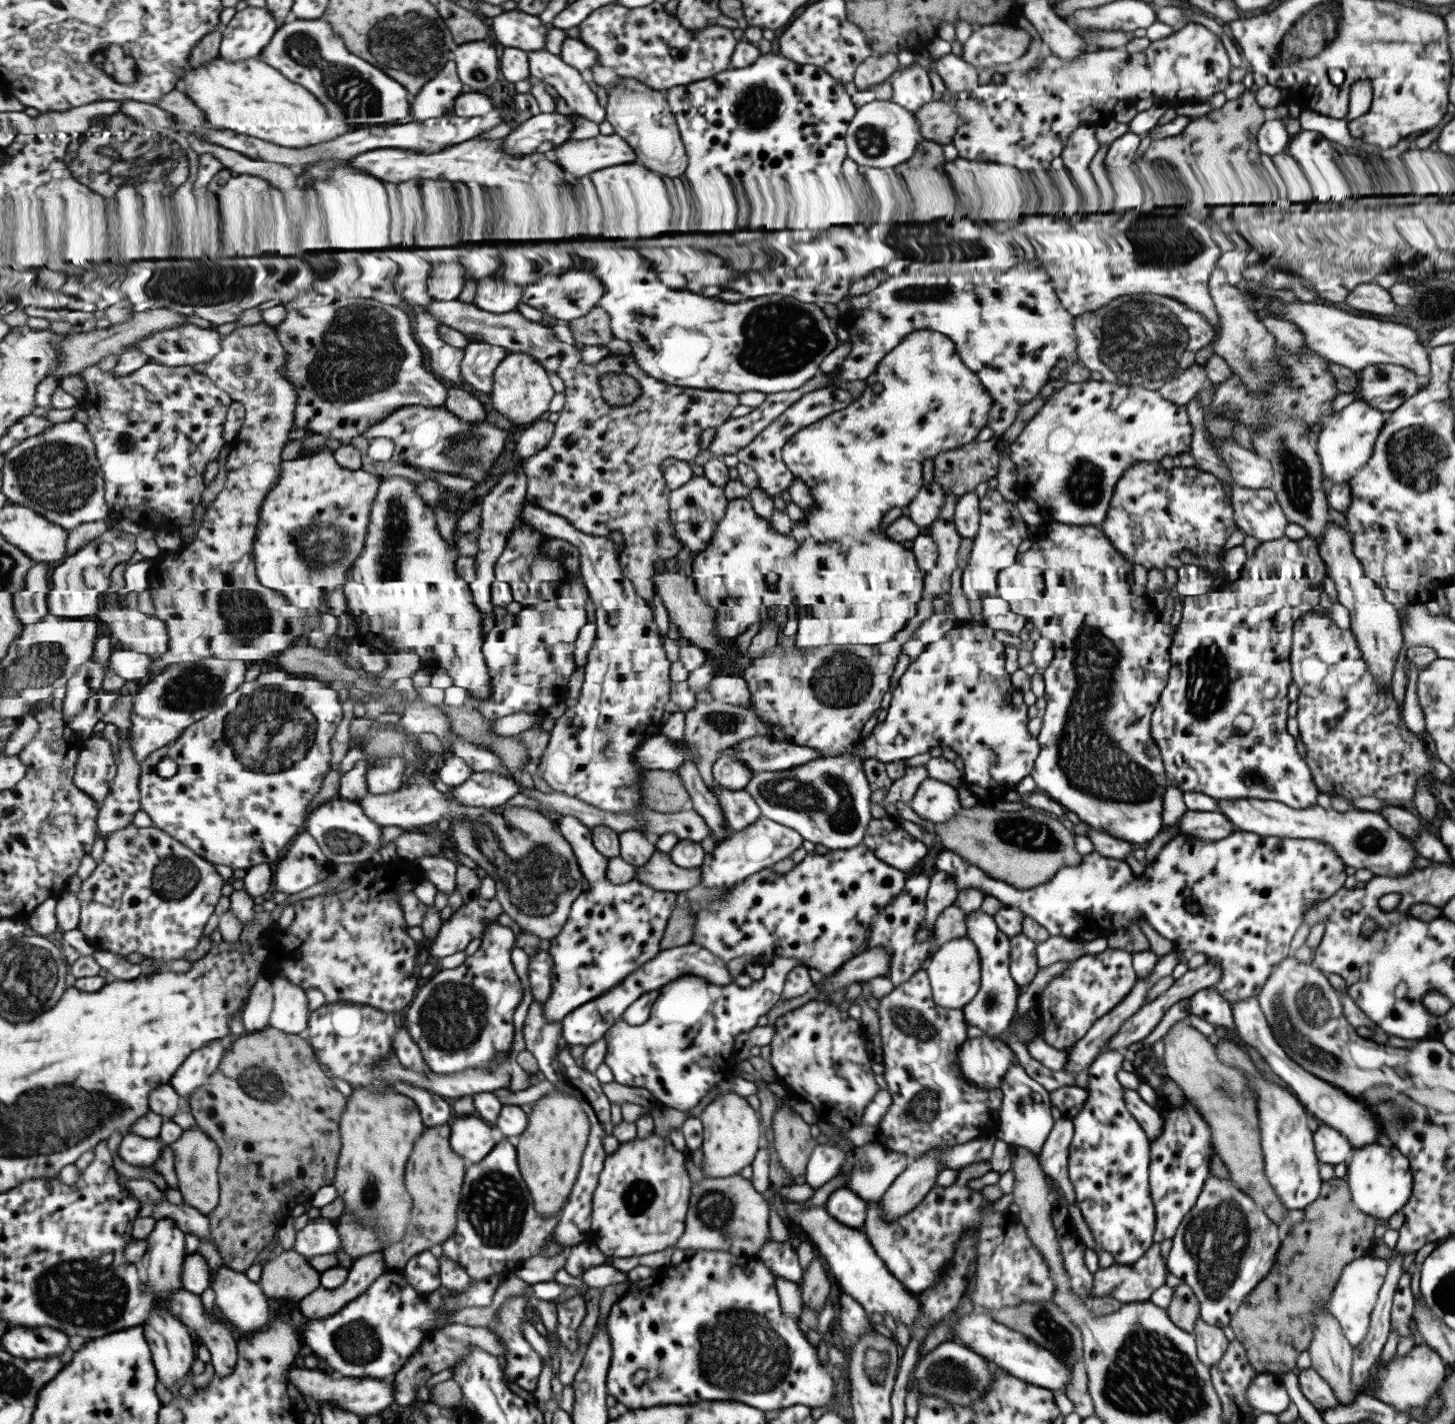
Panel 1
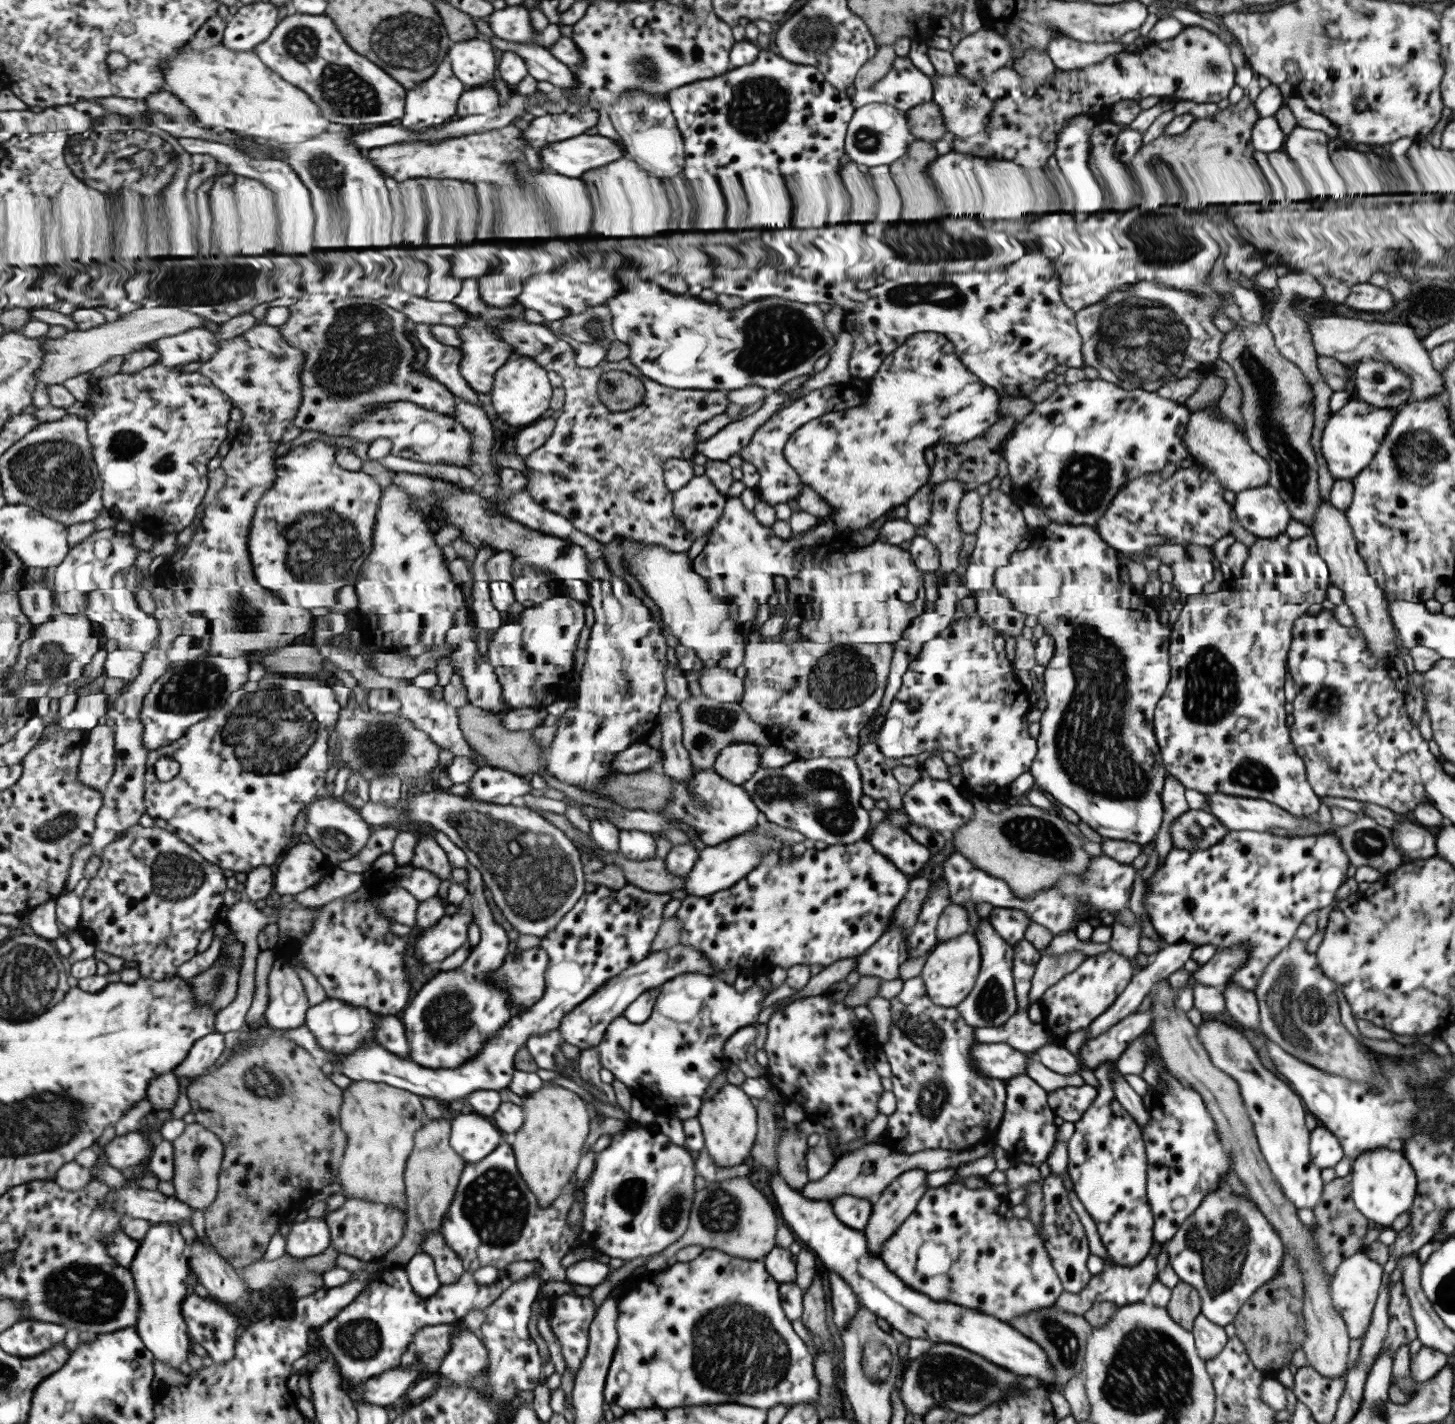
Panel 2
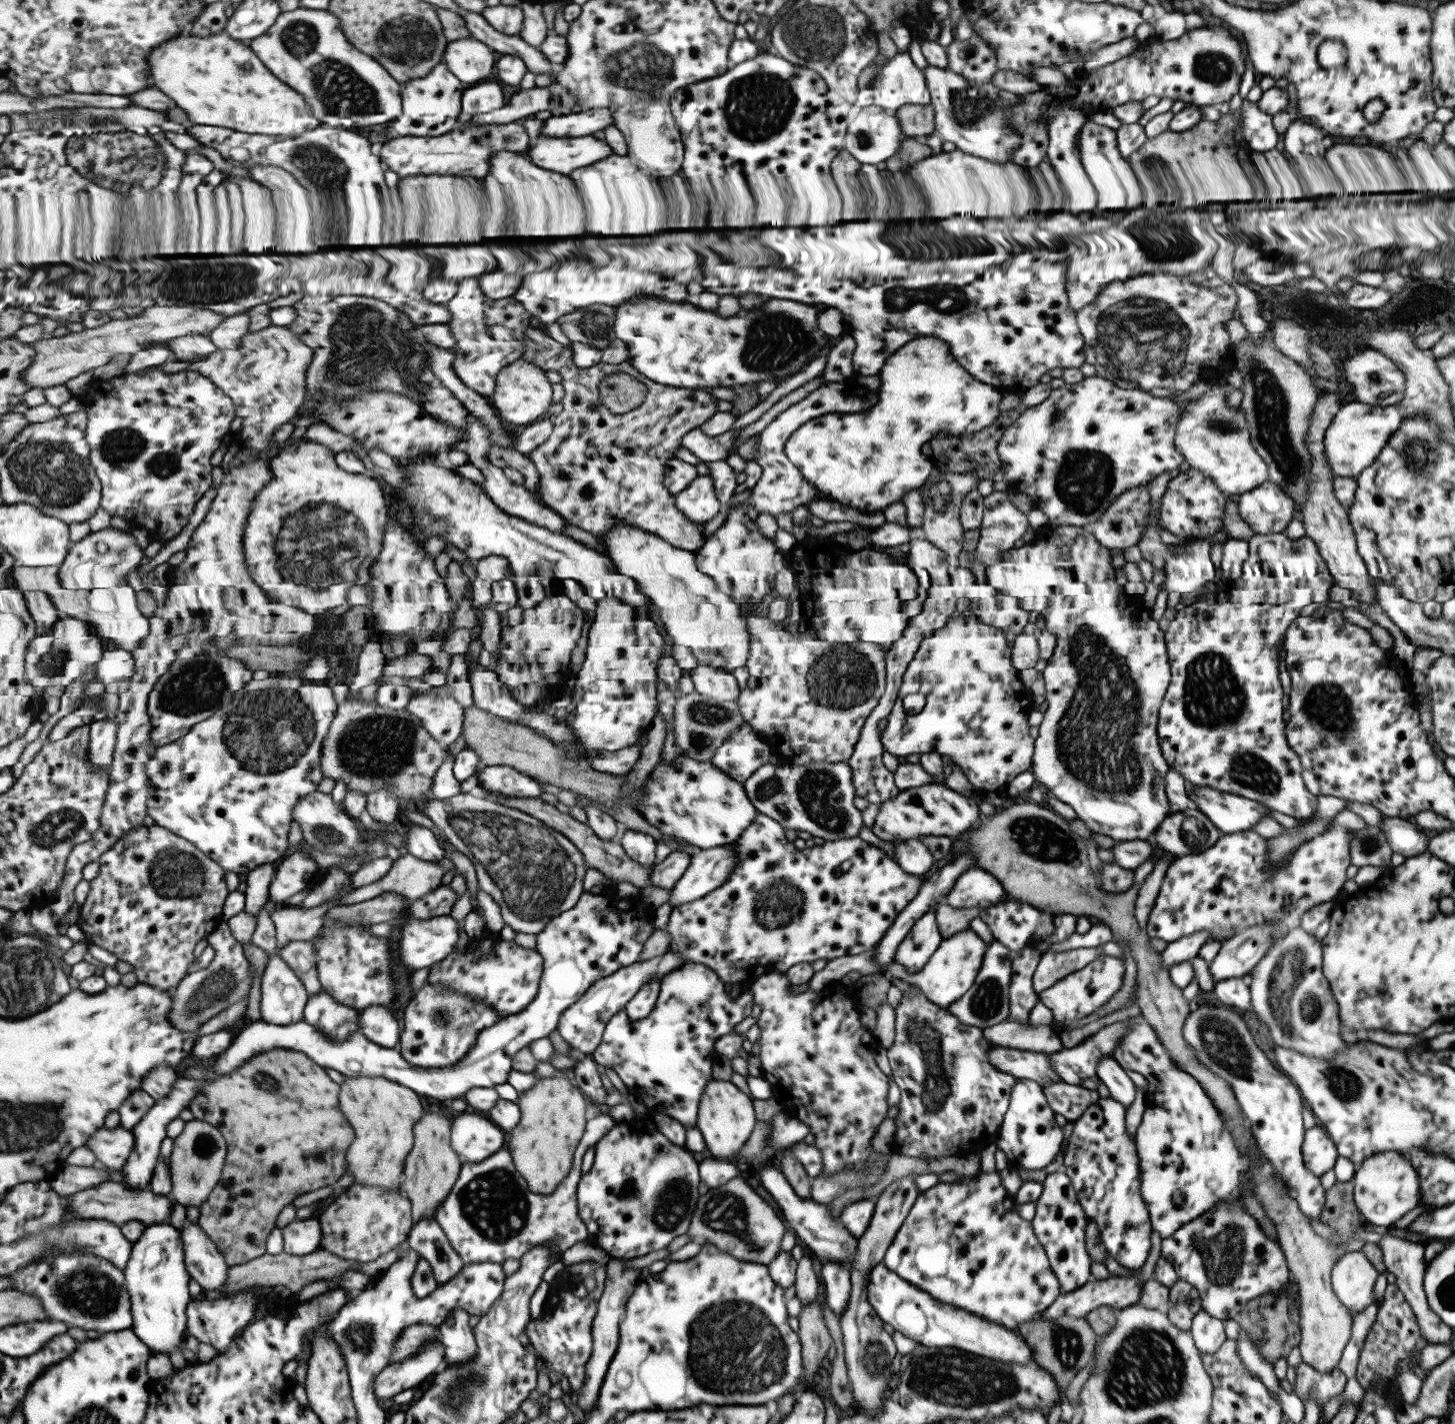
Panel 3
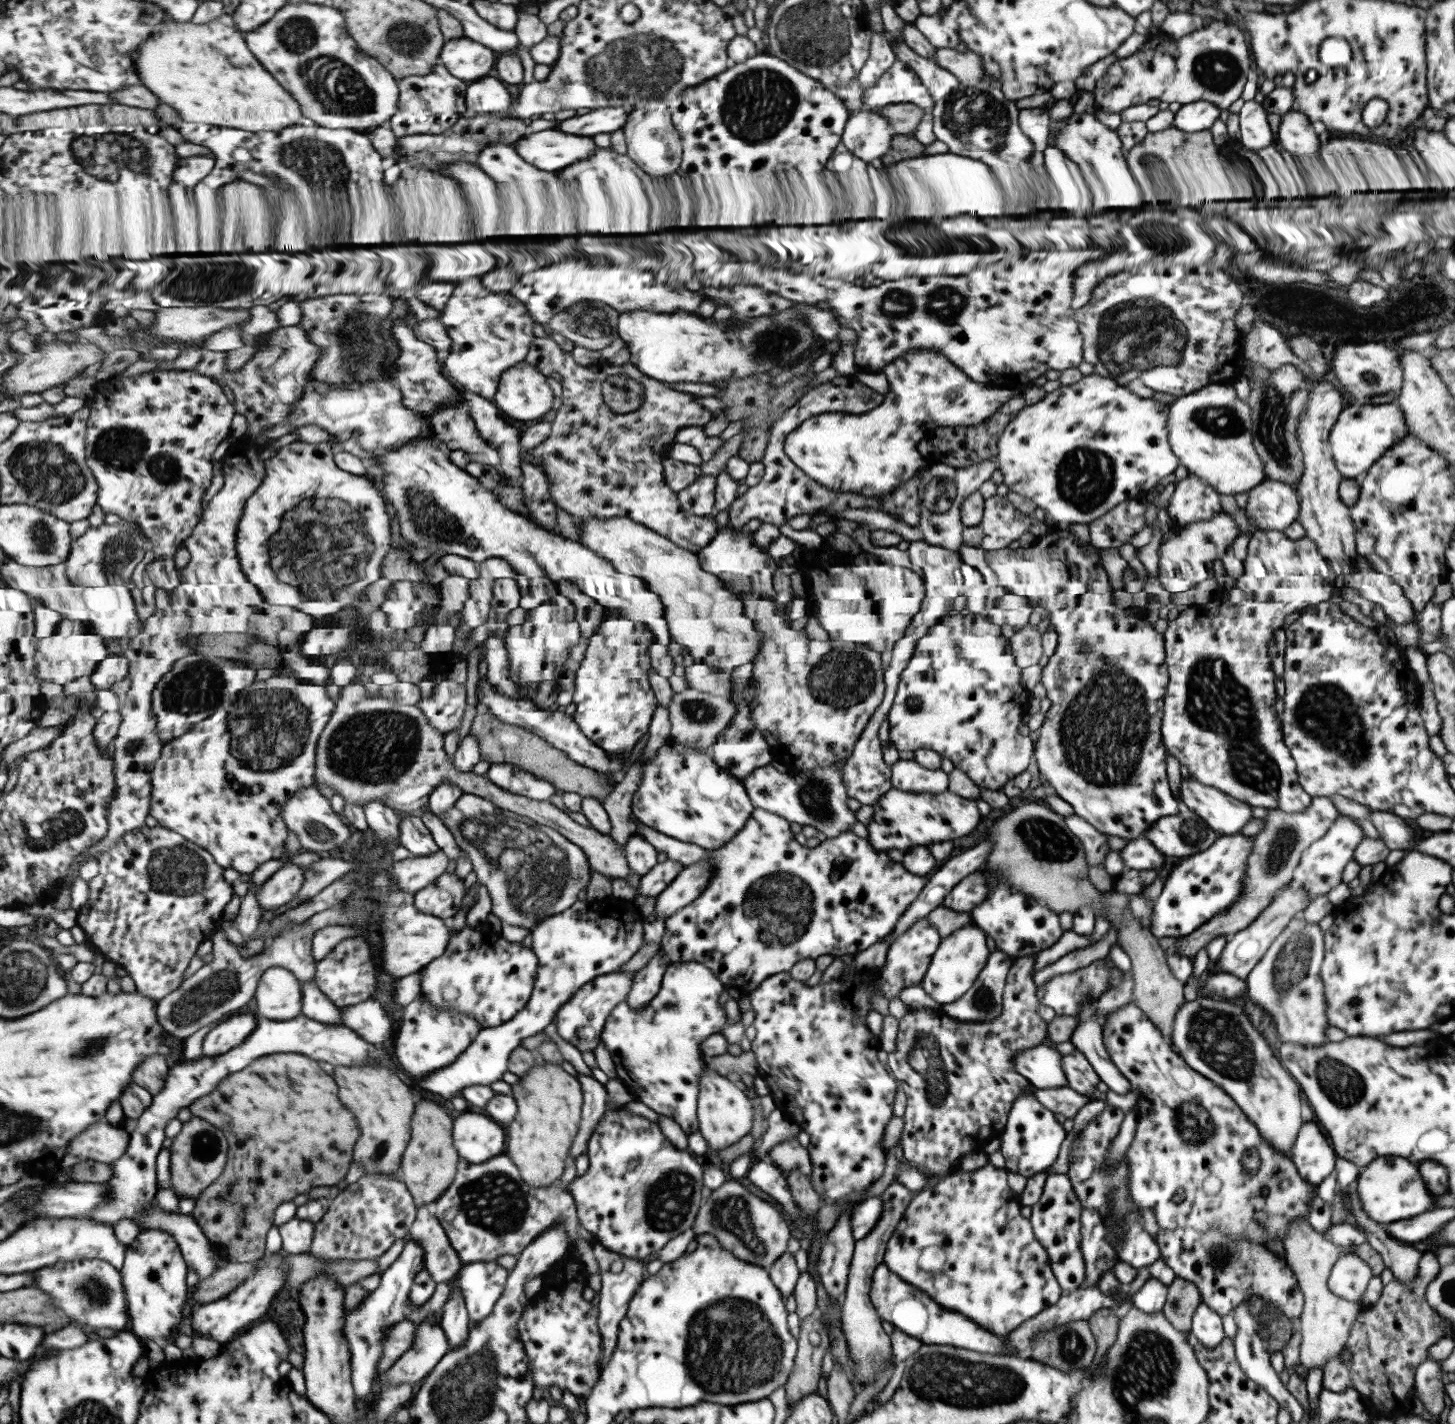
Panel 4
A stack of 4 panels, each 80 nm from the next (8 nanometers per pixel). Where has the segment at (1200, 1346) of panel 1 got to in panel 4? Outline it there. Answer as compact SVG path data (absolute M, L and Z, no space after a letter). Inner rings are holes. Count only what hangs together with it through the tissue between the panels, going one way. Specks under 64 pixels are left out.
M1203 1302L1192 1314L1189 1331L1205 1348L1213 1348L1224 1336L1220 1316Z

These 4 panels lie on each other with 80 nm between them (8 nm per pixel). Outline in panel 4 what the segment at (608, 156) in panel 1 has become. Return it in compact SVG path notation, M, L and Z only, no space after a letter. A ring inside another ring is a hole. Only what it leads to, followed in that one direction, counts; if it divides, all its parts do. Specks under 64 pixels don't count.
M544 129L521 137L515 150L533 166L549 172L557 172L594 155L597 139Z

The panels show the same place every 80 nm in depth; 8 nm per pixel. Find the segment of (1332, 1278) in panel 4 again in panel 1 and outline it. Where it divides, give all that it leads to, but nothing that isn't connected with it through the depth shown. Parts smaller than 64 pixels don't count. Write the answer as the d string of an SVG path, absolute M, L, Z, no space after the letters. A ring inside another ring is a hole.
M1369 1256L1356 1258L1340 1270L1337 1284L1331 1290L1327 1307L1329 1312L1337 1319L1343 1336L1352 1347L1359 1344L1367 1332L1370 1312L1384 1282L1387 1267L1388 1261L1382 1258L1371 1258Z

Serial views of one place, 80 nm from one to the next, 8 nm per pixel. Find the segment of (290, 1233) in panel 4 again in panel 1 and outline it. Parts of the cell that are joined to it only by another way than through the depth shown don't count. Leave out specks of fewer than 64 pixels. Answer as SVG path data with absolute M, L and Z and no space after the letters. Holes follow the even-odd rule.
M319 1217L312 1220L308 1226L297 1230L295 1250L303 1256L311 1257L323 1254L334 1254L337 1250L344 1250L341 1235L332 1221Z

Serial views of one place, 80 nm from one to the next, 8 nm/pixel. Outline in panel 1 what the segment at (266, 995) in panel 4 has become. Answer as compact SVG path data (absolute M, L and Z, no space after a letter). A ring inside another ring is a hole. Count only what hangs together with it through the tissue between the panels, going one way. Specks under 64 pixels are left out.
M276 975L272 985L274 1009L270 1026L292 1035L306 1035L312 1013L306 990L288 980L285 975Z

